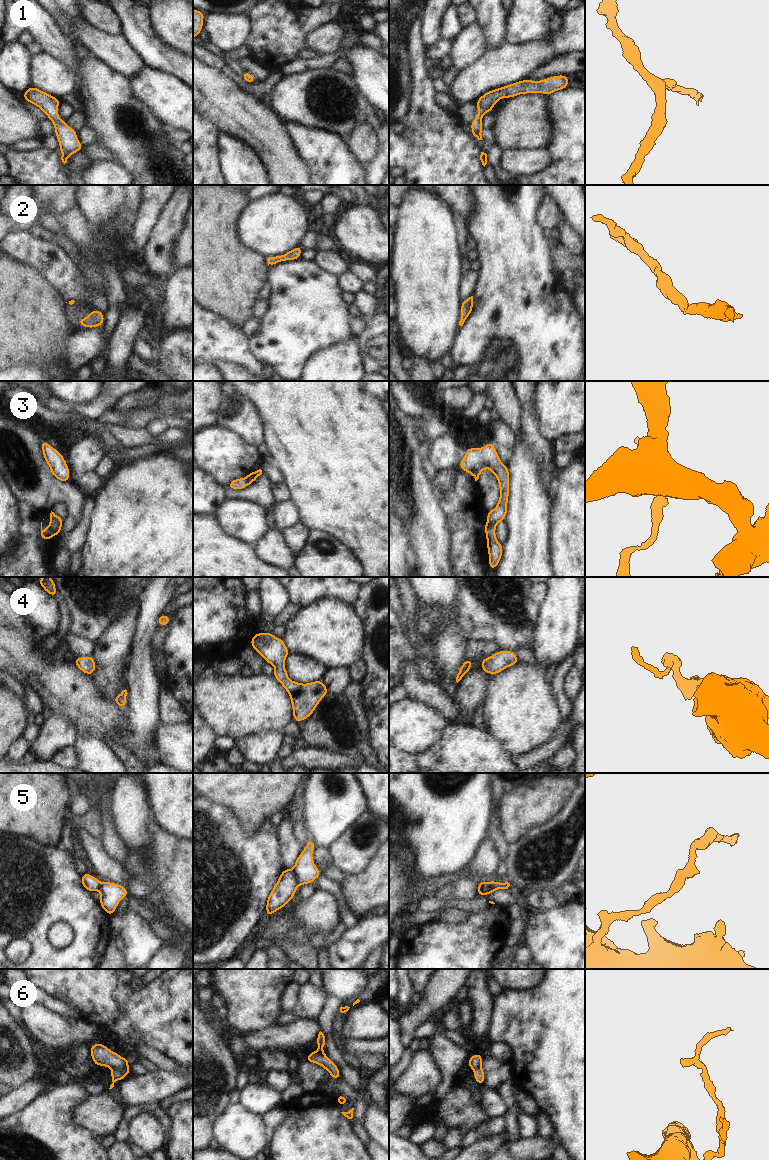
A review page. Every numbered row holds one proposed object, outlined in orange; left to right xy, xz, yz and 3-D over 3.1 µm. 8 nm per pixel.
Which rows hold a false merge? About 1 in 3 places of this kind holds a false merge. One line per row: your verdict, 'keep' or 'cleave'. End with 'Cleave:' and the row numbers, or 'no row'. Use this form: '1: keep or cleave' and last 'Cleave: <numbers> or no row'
1: keep
2: keep
3: cleave
4: keep
5: cleave
6: cleave
Cleave: 3, 5, 6

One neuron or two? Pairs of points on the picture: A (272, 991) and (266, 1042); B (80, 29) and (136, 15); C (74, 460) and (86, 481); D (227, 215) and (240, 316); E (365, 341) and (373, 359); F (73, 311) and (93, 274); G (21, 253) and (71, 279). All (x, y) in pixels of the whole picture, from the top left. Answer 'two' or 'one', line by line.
A: two
B: two
C: two
D: one
E: one
F: one
G: one

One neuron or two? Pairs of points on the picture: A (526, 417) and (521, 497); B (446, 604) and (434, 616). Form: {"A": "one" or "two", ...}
{"A": "one", "B": "two"}

